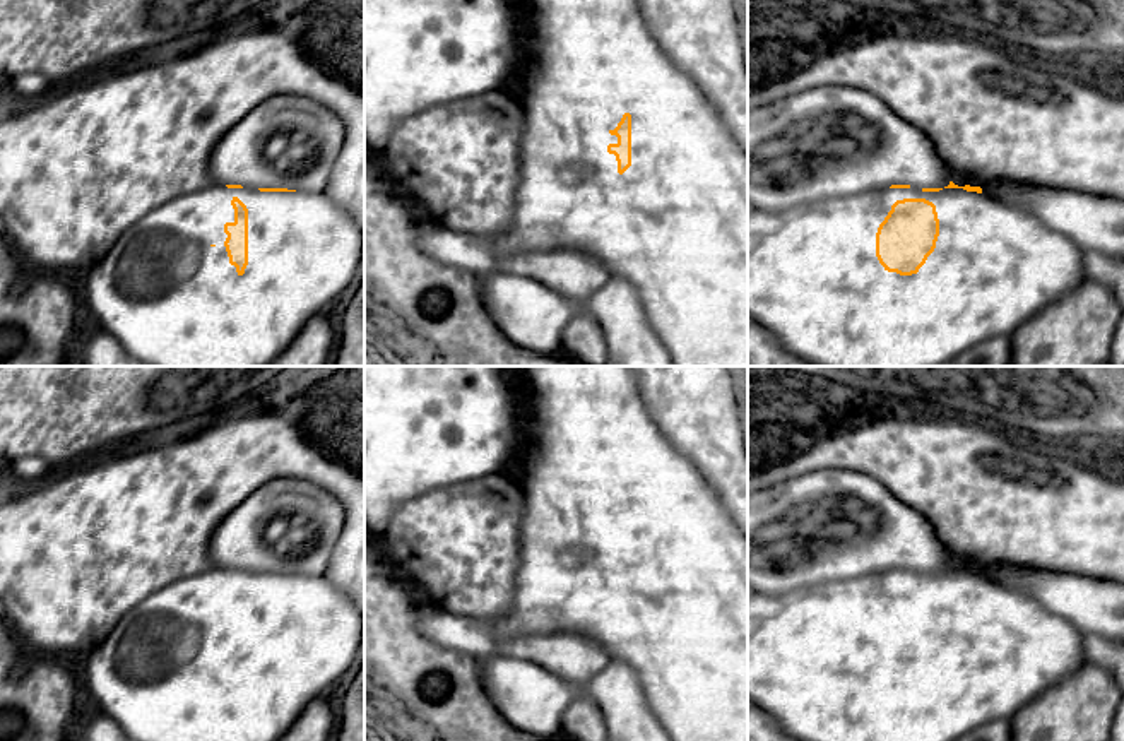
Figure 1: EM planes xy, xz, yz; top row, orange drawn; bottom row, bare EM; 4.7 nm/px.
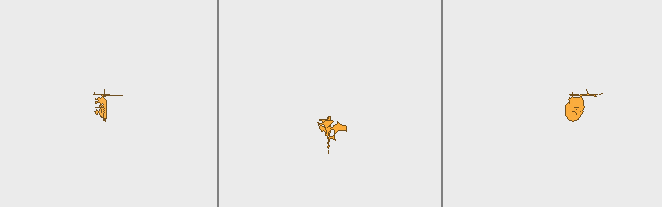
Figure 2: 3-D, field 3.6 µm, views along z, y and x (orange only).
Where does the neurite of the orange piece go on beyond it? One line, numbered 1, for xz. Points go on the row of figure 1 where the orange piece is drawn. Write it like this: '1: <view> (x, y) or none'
1: xz (674, 225)

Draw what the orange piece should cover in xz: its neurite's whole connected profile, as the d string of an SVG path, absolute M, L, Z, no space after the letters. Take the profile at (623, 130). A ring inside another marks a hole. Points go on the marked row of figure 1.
M638 0L520 2L525 14L525 65L518 84L510 89L524 116L520 183L513 224L496 238L482 238L426 221L416 228L417 248L448 269L467 270L477 277L500 272L498 265L517 253L547 248L587 252L607 267L611 277L626 279L638 289L650 329L669 351L672 366L748 366L748 154L727 130L707 96L659 46L640 12Z

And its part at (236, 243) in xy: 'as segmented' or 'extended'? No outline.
extended

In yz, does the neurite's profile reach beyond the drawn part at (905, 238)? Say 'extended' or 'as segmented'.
extended

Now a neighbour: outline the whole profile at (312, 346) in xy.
M316 313L305 323L293 344L267 366L327 366L334 337L330 315Z

